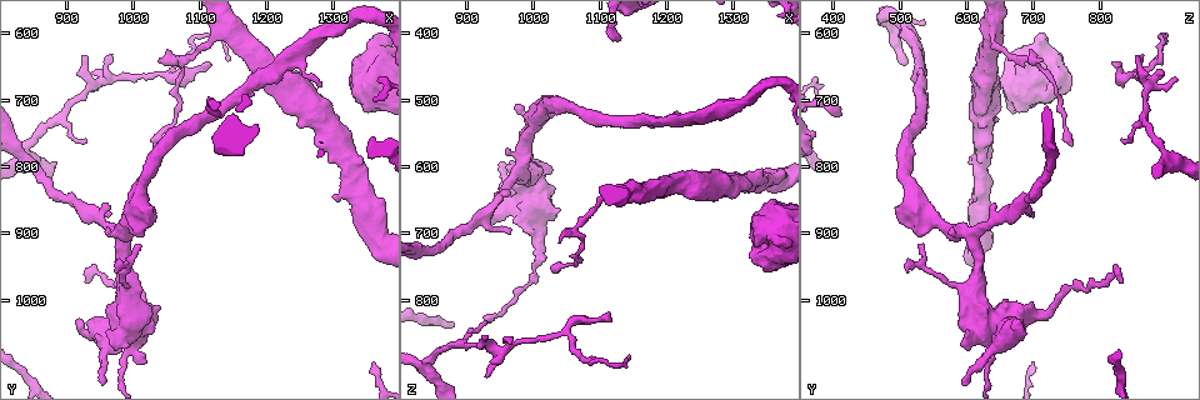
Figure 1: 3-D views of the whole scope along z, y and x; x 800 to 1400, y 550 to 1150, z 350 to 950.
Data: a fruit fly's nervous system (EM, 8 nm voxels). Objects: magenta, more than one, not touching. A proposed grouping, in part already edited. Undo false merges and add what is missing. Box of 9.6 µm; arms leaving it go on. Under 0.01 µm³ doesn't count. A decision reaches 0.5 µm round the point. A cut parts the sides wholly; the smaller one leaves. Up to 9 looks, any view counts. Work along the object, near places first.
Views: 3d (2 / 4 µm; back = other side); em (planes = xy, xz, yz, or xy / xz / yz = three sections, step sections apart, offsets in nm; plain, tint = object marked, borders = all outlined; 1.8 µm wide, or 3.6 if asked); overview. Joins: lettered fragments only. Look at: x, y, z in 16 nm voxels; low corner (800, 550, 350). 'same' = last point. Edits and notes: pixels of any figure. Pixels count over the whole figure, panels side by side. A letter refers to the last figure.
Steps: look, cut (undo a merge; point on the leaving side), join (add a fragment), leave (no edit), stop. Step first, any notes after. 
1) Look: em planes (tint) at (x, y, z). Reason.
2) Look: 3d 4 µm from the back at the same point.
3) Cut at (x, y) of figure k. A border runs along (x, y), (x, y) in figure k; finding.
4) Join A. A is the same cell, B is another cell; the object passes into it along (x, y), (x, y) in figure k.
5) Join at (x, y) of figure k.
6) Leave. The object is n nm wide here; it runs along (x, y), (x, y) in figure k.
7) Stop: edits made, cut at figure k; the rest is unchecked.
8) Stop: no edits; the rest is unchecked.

Look: em planes (borders) at (1110, 640, 820). Branch stops here.

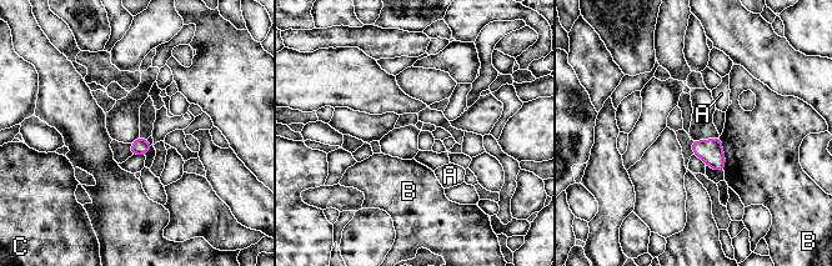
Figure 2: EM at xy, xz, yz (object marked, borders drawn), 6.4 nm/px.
Leave. A, B and C are other cells; none of them fits.

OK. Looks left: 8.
Look: em planes (borders) at (925, 635, 855). Thin end.

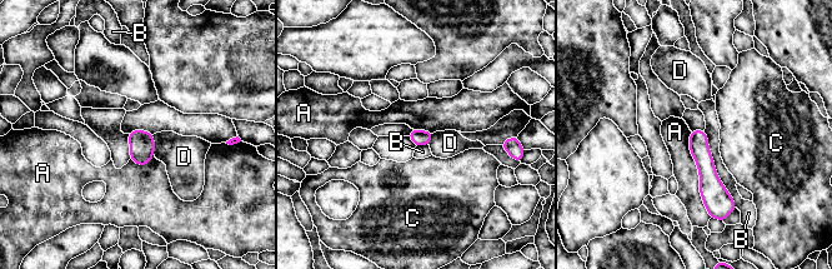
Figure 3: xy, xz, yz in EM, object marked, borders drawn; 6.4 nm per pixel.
Leave. The longest contact is with A, 550 nm; A, B, C and D are other cells; a border runs along (690, 131), (698, 192), (711, 217) in figure 3; no lettered fragment goes on from it.

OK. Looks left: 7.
Look: 3d 4 µm at (980, 905, 605). Three-way junction.

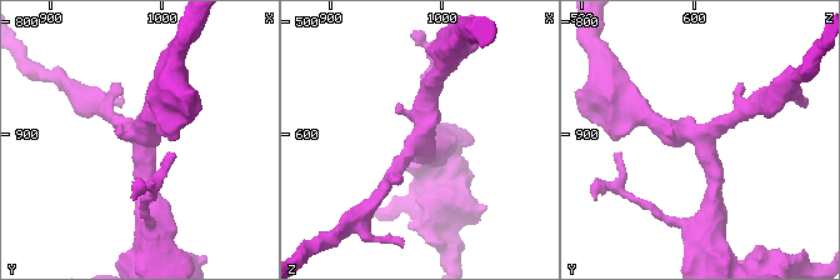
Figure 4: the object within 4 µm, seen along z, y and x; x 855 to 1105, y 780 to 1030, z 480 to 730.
Look: em xy step 8 (borders) at (986, 908, 606). 3 arms meet here; the arms are 200, 260, 280 nm wide.

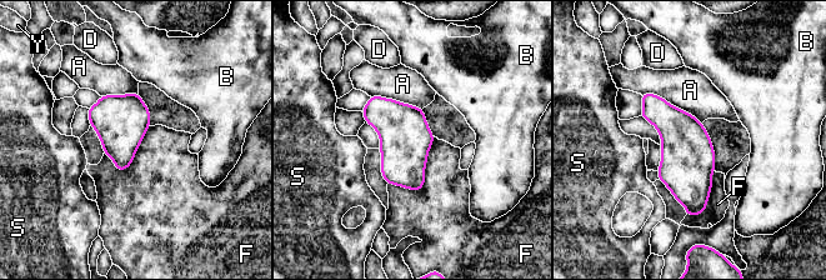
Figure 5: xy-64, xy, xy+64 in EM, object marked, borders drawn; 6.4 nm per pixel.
Look: em planes (borders) at the same point. Another direction.

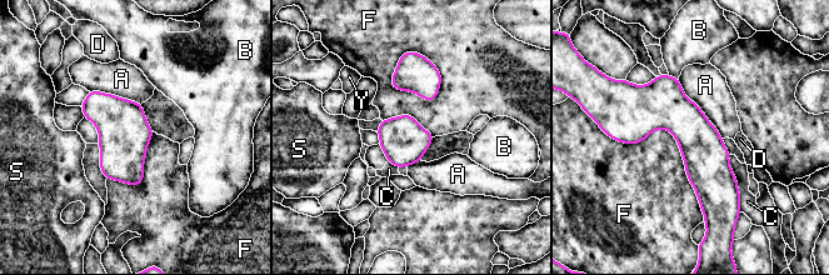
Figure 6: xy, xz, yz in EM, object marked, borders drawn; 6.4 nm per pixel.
Leave. A, B, C, D, F, S and Y are other cells; a border runs along (605, 133), (667, 129), (704, 221) in figure 6; one cell here.

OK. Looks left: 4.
Look: em 3.6 µm xz step 16 (tint) at (1325, 685, 730). Thick end.

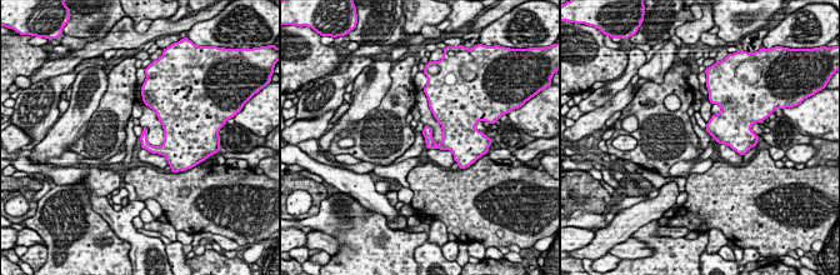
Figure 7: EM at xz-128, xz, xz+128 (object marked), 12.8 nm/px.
Look: em 3.6 µm planes (borders) at the same point.

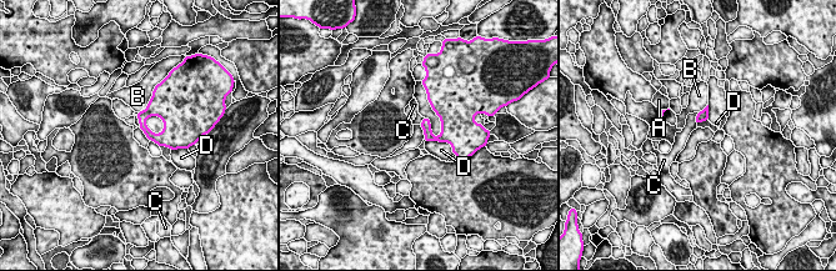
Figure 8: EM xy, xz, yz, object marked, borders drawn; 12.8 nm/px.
Leave. A, B, C and D are other cells; it runs along (431, 99), (446, 115), (454, 139) in figure 8; none of them fits.

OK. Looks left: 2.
Stop: no edits; the rest is unchecked.

